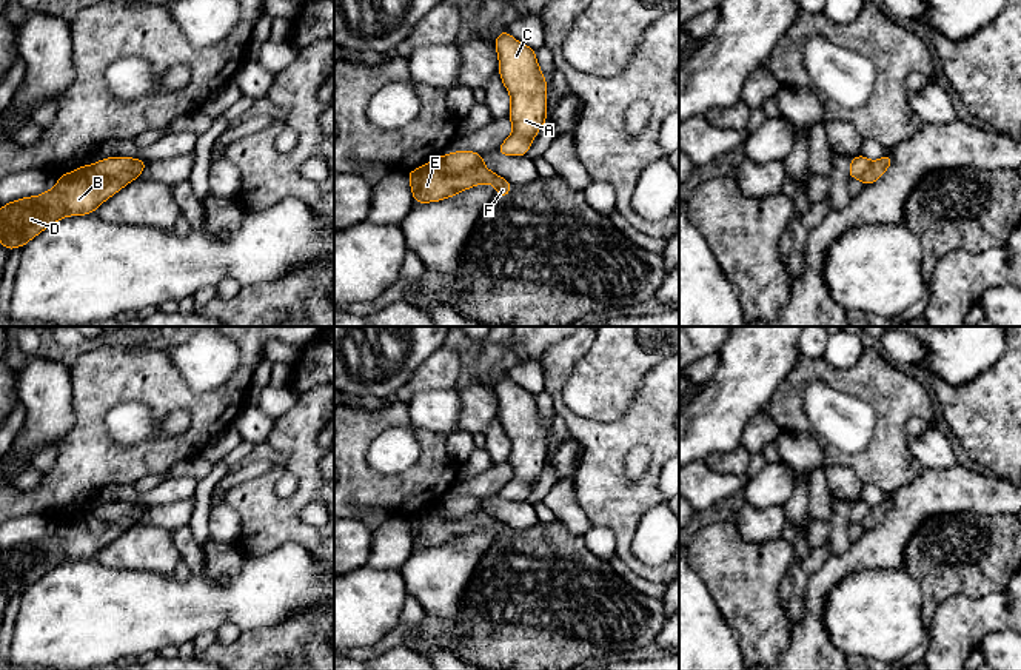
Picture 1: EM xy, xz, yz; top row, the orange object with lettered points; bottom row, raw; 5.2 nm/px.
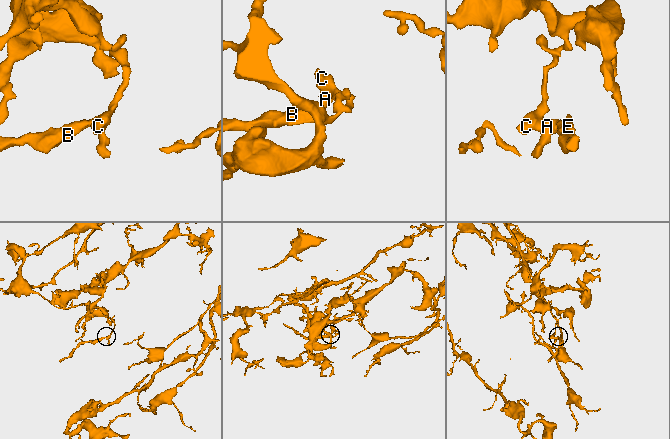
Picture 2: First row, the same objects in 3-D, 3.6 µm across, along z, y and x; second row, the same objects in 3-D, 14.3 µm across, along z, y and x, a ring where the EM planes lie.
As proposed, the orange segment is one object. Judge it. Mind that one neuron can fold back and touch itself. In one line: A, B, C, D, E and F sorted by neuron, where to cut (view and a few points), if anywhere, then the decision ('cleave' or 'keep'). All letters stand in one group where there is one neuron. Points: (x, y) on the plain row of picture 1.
A C / B D E F; cut in xz along (439, 502), (439, 510), (451, 518), (462, 518), (482, 509); cleave

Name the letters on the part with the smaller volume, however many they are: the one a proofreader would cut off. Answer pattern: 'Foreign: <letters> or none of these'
Foreign: B, D, E, F

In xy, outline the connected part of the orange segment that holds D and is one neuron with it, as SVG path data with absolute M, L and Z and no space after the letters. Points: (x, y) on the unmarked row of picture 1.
M142 505L117 522L102 521L91 510L60 519L59 527L49 536L0 553L0 587L8 596L23 593L62 562L94 558L100 548L139 524L146 510L148 507Z

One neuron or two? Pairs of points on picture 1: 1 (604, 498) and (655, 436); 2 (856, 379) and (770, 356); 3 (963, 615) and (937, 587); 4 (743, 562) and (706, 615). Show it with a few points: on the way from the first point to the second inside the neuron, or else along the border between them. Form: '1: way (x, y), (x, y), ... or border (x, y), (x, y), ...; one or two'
1: way (604, 476), (604, 464), (633, 436); one
2: border (800, 355), (795, 367), (775, 393); two
3: border (983, 595), (952, 595), (935, 610); two
4: border (695, 572), (732, 635); two

